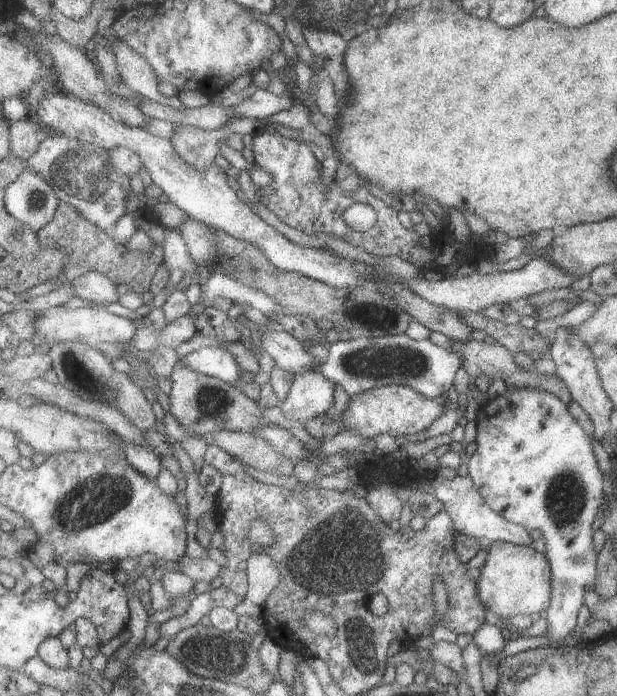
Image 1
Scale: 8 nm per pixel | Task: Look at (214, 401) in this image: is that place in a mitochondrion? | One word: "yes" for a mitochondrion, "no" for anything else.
yes

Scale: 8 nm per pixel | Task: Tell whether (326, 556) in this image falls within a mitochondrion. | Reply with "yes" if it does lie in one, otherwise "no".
yes

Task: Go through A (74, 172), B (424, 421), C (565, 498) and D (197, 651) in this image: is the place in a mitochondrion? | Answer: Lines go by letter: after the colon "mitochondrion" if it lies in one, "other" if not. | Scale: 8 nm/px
A: mitochondrion
B: other
C: mitochondrion
D: mitochondrion

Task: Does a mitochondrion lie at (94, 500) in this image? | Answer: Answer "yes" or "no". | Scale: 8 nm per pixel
yes

